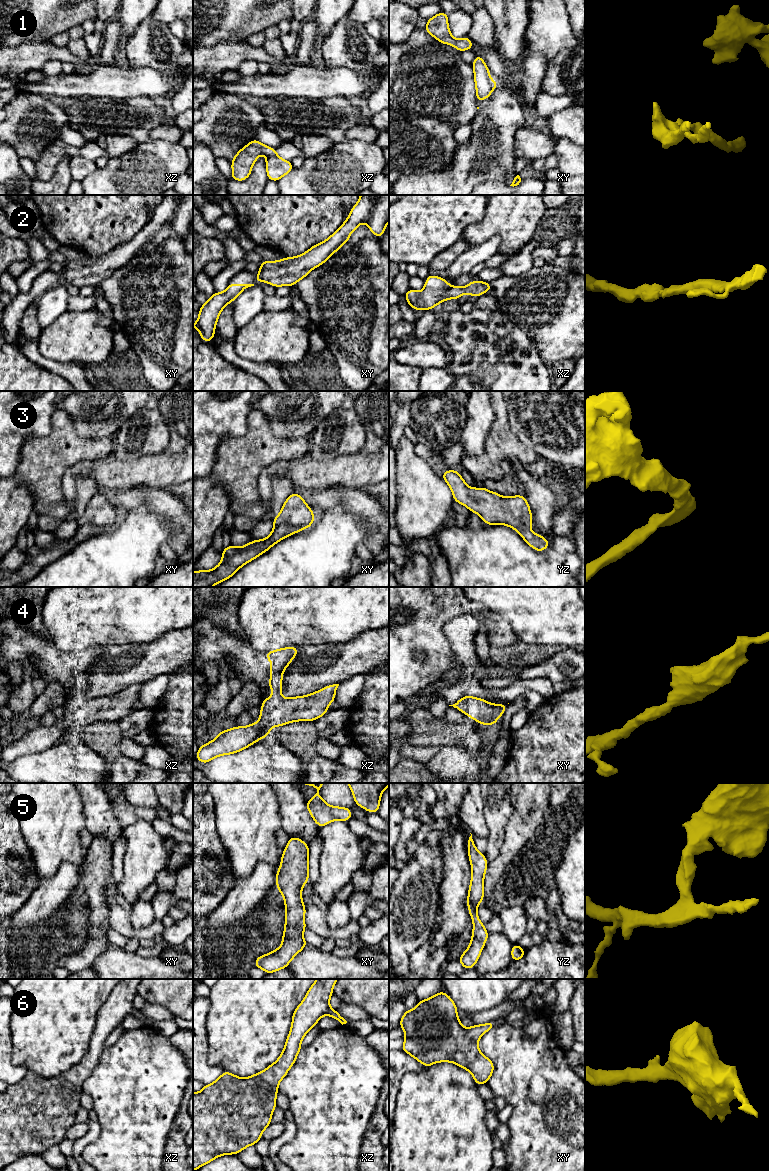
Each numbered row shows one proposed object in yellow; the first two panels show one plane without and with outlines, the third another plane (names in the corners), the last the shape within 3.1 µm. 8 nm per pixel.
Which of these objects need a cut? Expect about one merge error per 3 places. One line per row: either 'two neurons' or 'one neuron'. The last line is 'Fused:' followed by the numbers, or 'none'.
1: one neuron
2: one neuron
3: two neurons
4: one neuron
5: one neuron
6: one neuron
Fused: 3

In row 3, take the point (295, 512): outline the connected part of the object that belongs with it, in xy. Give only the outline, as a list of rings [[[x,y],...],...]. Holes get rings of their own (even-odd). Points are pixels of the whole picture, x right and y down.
[[[293,493],[284,502],[281,512],[274,518],[273,524],[274,526],[288,525],[306,529],[313,524],[314,514],[302,496]]]

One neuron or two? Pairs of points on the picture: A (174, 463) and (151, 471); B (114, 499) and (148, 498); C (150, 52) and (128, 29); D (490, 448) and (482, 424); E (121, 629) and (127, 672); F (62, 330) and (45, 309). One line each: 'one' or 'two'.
A: one
B: one
C: two
D: two
E: two
F: two

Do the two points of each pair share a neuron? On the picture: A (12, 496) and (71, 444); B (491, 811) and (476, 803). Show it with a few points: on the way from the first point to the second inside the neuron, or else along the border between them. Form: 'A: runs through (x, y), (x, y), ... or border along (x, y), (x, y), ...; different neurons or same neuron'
A: border along (15, 473), (32, 493), (33, 506); different neurons
B: border along (480, 793), (483, 803), (484, 820), (489, 830); different neurons

